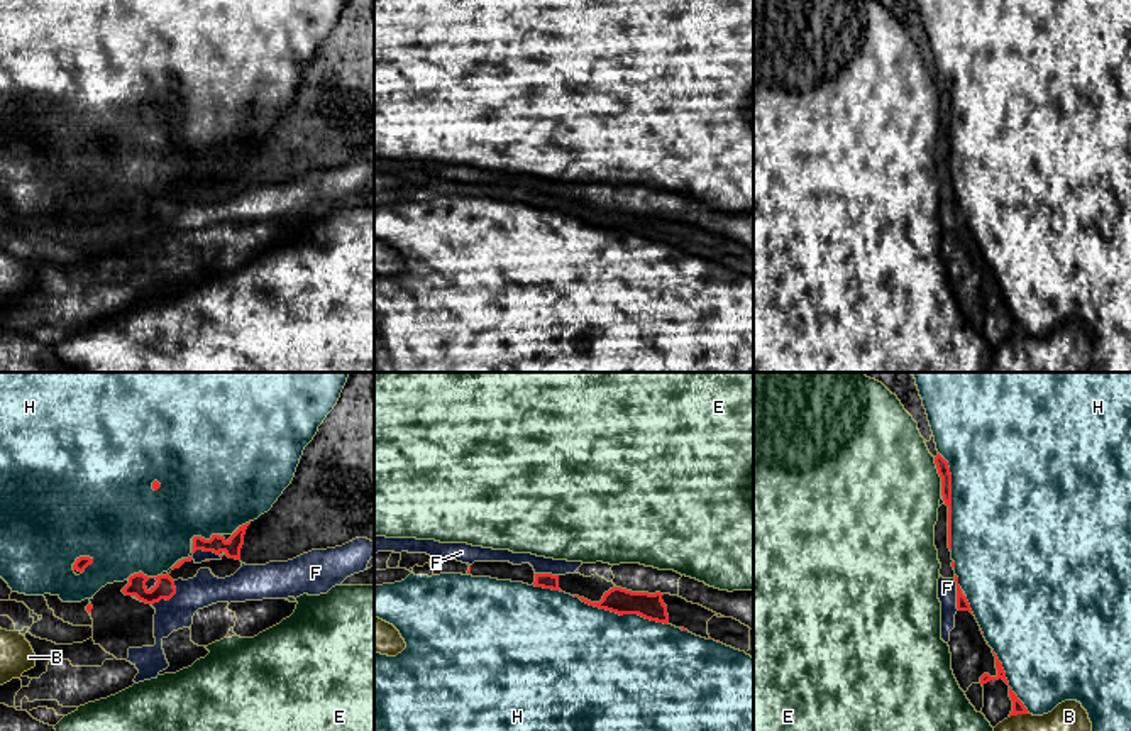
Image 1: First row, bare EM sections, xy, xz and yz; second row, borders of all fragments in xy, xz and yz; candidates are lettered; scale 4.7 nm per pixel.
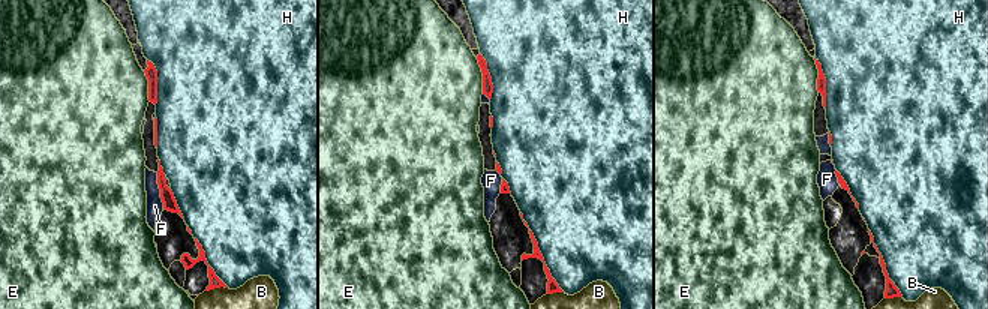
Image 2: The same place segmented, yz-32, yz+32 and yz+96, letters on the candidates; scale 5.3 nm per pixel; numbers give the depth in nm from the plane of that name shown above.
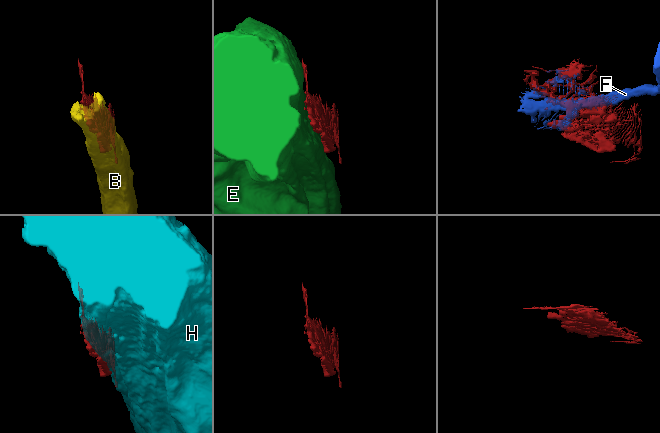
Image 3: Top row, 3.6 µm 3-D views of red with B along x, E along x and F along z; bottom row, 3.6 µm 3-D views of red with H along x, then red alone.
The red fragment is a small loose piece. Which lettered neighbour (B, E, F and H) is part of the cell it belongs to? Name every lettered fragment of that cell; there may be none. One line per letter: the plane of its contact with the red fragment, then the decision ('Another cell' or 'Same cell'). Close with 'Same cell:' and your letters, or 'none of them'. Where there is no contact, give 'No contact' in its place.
B: Touches red in yz. Another cell
E: Touches red in yz. Another cell
F: Touches red in xy. Same cell
H: Touches red in yz. Another cell
Same cell: F

